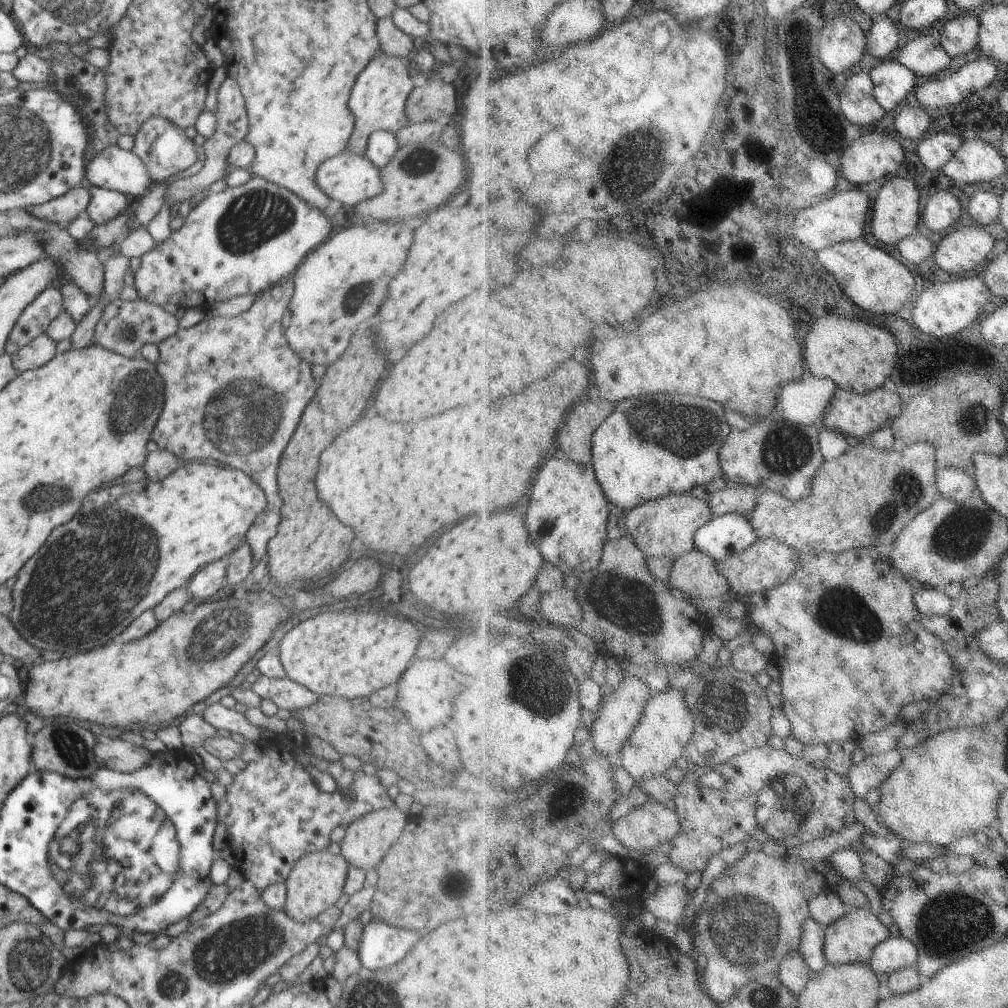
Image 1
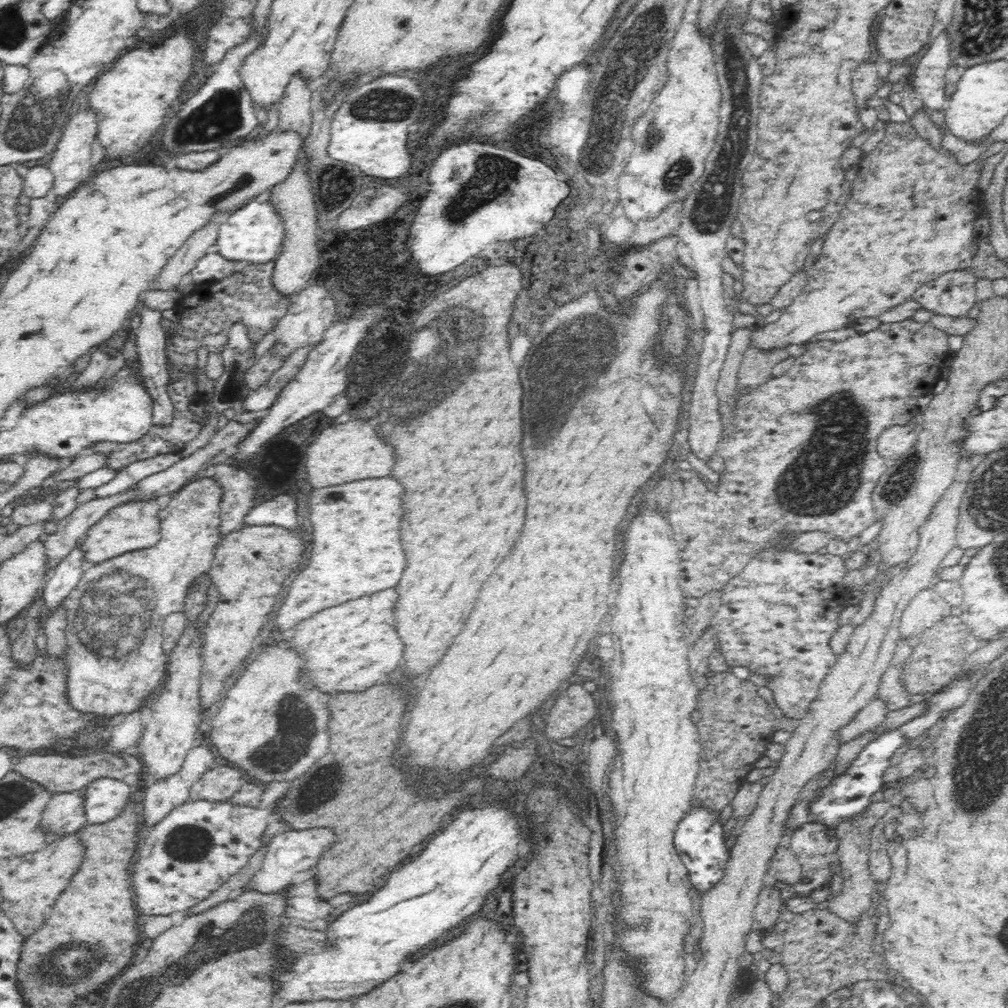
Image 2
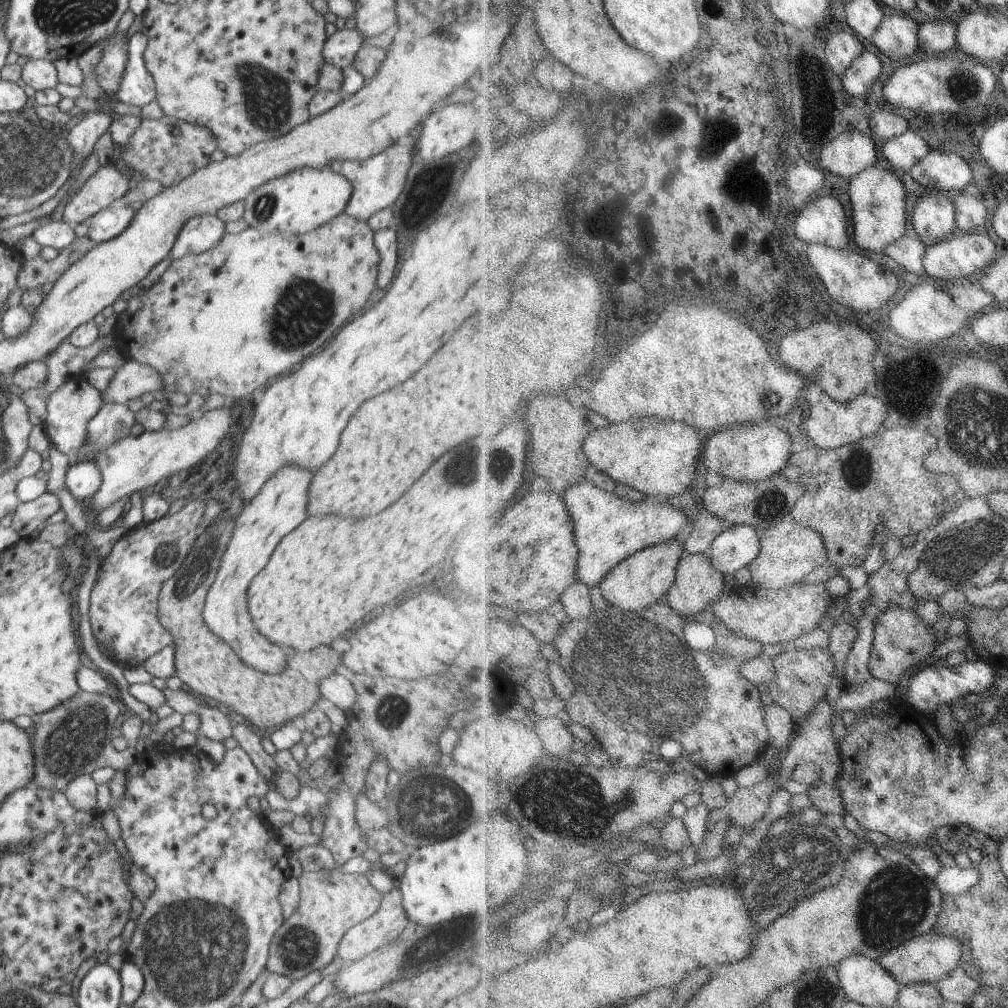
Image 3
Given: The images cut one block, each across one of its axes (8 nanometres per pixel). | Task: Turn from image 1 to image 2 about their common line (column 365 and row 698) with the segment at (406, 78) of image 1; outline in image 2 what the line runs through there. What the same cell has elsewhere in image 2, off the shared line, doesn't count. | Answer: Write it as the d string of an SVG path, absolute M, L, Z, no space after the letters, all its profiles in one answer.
M203 478L200 481L192 481L187 486L182 487L171 500L168 500L166 505L162 506L159 512L160 517L160 539L154 546L145 548L142 550L135 550L133 552L122 554L121 556L112 558L111 560L99 563L89 564L82 574L82 578L78 581L78 586L69 594L64 600L66 609L66 622L67 628L65 629L65 639L67 640L67 646L64 650L64 657L66 661L66 680L68 680L68 698L70 698L69 704L72 704L76 710L82 710L82 712L96 712L96 714L106 714L104 717L125 716L128 717L131 713L142 709L147 701L154 698L156 694L156 688L160 684L160 680L165 676L162 674L164 665L160 668L160 660L156 658L146 658L146 660L138 660L138 658L130 658L130 656L124 656L124 654L130 654L132 650L138 650L142 646L142 642L146 640L146 636L150 634L152 626L158 622L160 628L163 628L163 618L166 618L167 614L184 611L185 596L190 584L197 578L204 576L209 572L212 567L212 562L215 556L215 547L221 541L220 536L220 502L223 498L223 489L221 485L212 478Z

